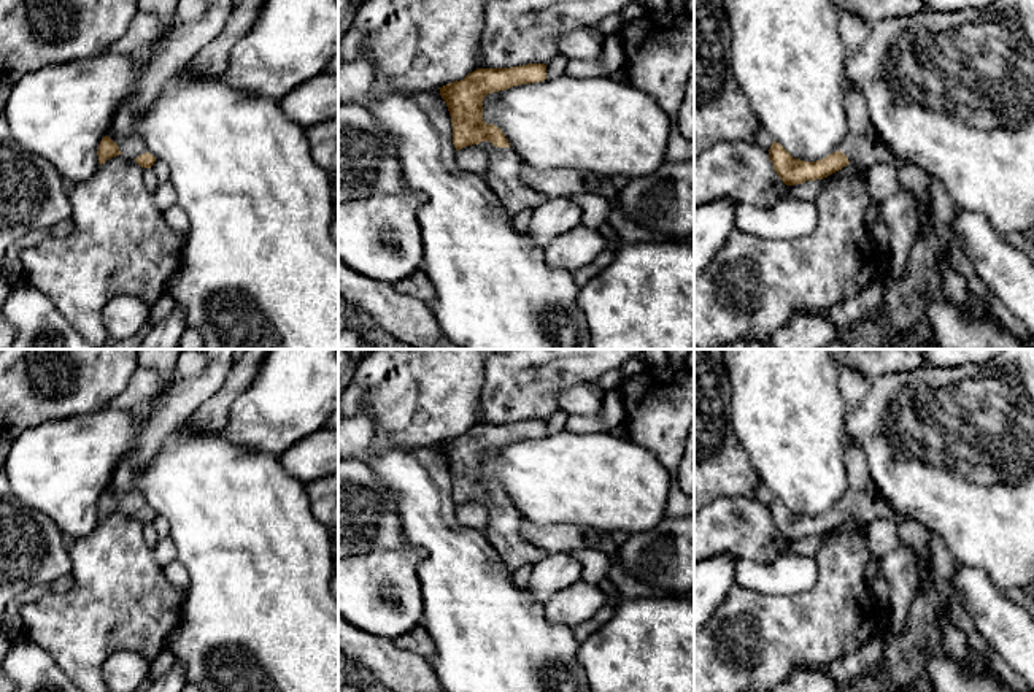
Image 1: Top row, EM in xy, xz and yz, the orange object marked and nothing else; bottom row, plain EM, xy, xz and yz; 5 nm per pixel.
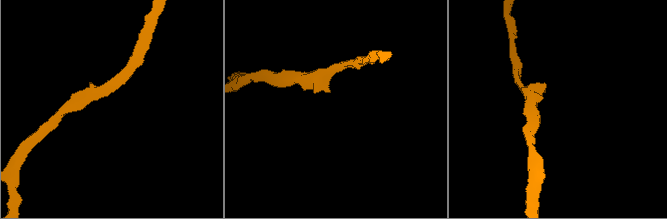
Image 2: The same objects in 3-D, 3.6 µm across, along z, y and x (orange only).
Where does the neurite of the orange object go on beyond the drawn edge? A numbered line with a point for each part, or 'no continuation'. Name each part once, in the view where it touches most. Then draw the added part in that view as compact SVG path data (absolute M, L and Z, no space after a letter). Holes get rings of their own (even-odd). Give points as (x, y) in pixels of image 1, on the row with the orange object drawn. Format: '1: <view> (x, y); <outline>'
1: xz (504, 175); M481 141L481 146L489 156L484 179L511 216L535 210L548 200L523 181L524 162L511 148L497 148L489 141Z

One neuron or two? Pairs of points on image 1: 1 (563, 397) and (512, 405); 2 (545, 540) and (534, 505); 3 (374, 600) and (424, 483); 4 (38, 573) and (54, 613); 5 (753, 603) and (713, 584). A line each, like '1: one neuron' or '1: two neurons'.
1: two neurons
2: two neurons
3: two neurons
4: two neurons
5: two neurons

